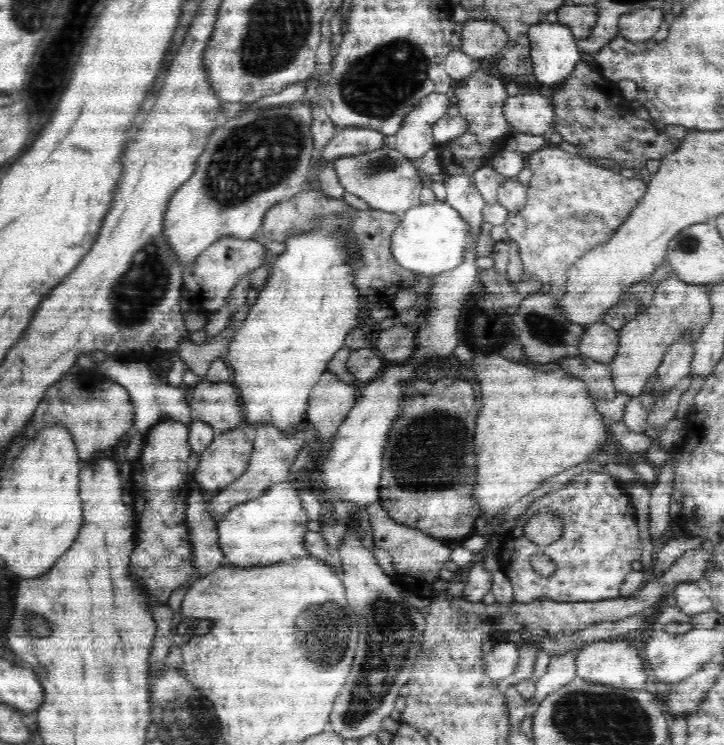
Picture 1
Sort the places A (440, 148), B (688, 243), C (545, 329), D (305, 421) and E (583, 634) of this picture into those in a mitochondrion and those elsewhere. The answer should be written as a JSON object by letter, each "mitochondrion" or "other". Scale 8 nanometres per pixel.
{"A":"other","B":"mitochondrion","C":"mitochondrion","D":"other","E":"other"}

